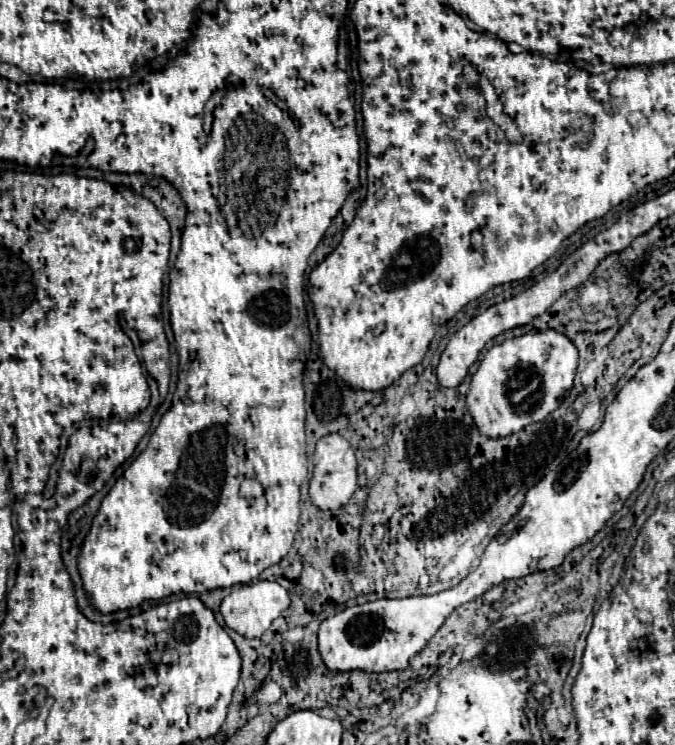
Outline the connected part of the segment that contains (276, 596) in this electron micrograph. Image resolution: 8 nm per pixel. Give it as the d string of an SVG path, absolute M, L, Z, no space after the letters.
M259 581L259 583L243 585L237 591L231 591L221 603L221 615L229 629L237 631L247 639L255 639L255 637L261 637L269 629L269 625L281 615L281 611L287 607L289 607L289 595L279 583Z

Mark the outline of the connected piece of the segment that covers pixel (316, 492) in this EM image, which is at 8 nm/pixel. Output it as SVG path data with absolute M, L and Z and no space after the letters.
M331 433L323 439L319 439L315 455L313 455L313 477L309 481L309 497L313 501L315 507L327 511L335 511L343 505L347 505L347 501L351 499L355 487L357 487L357 461L355 461L355 453L349 445L347 439L343 439L337 433Z

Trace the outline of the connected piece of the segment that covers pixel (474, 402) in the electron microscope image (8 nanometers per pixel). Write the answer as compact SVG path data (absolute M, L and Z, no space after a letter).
M553 329L530 331L493 345L481 359L467 391L467 411L481 435L499 439L519 433L523 427L553 413L573 387L577 349Z

